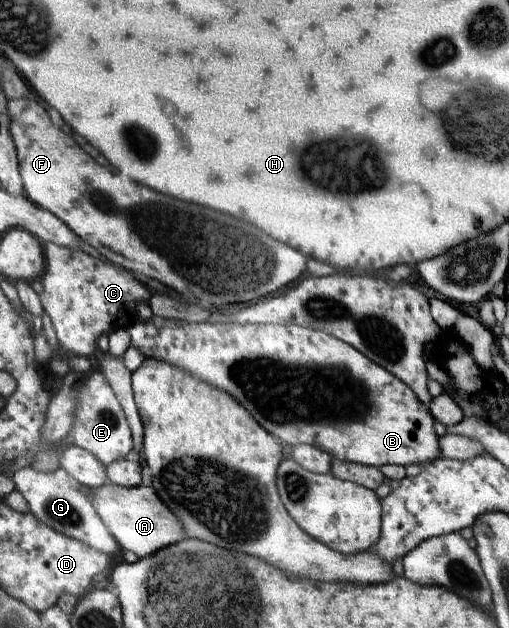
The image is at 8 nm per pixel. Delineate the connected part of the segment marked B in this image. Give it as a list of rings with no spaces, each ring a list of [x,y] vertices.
[[[153,315],[147,321],[135,318],[131,327],[125,329],[129,333],[131,345],[137,347],[145,358],[153,357],[161,361],[167,361],[169,365],[175,365],[183,371],[187,371],[189,375],[197,377],[199,381],[231,395],[263,429],[266,429],[271,435],[274,435],[278,440],[285,441],[289,445],[309,444],[318,447],[328,453],[333,458],[340,459],[346,462],[355,462],[358,464],[381,467],[381,465],[398,465],[405,467],[406,465],[416,464],[419,466],[425,463],[436,462],[437,459],[443,458],[441,451],[439,451],[439,436],[433,429],[435,419],[431,417],[428,406],[423,405],[417,395],[403,383],[395,374],[389,373],[384,367],[373,363],[367,359],[363,353],[357,351],[355,347],[351,347],[344,341],[331,337],[324,331],[315,331],[308,327],[301,327],[300,325],[279,325],[279,324],[247,324],[235,325],[231,323],[175,323],[175,321],[165,321],[161,317]]]

